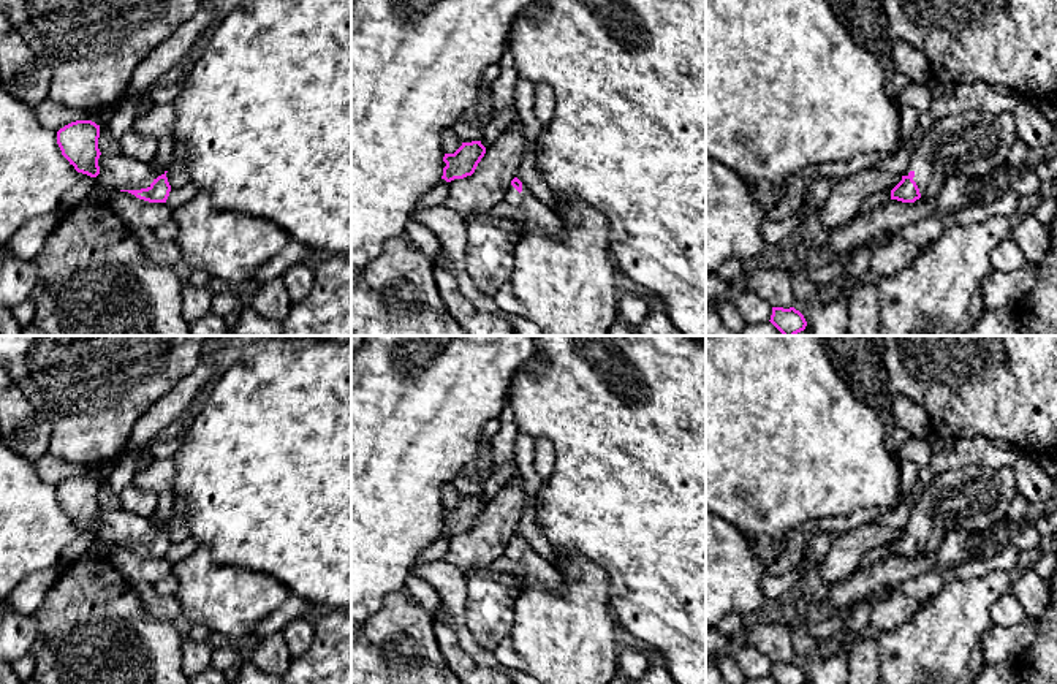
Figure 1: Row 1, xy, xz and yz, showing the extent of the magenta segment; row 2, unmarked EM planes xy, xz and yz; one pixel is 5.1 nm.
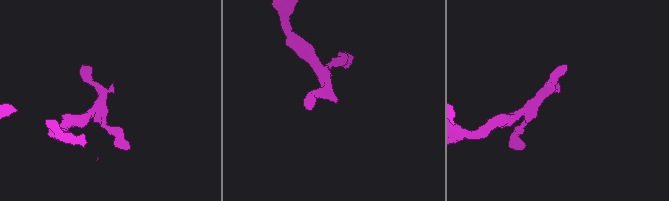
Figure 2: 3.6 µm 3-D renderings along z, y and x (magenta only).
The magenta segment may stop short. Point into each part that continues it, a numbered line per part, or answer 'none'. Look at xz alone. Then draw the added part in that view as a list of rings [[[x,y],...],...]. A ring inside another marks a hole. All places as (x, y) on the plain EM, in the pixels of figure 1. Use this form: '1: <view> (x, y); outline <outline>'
1: xz (537, 570); outline [[[510,537],[506,540],[506,548],[503,556],[519,562],[524,567],[524,575],[516,576],[521,583],[521,591],[517,592],[517,595],[522,592],[525,586],[541,586],[544,589],[555,589],[555,591],[560,591],[563,587],[562,575],[557,570],[555,564],[551,564],[543,556],[540,556],[524,538],[522,538],[522,546],[519,548]]]

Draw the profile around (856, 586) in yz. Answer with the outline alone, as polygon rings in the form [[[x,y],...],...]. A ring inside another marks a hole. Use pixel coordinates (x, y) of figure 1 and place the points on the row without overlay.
[[[946,532],[943,545],[932,556],[916,554],[915,557],[902,557],[891,554],[883,560],[873,562],[870,567],[856,568],[845,578],[831,584],[828,597],[823,600],[832,611],[847,610],[872,592],[885,586],[894,586],[924,573],[940,572],[949,576],[957,567],[975,562],[989,560],[1002,553],[995,543],[989,543],[983,553],[968,553],[970,532]]]

